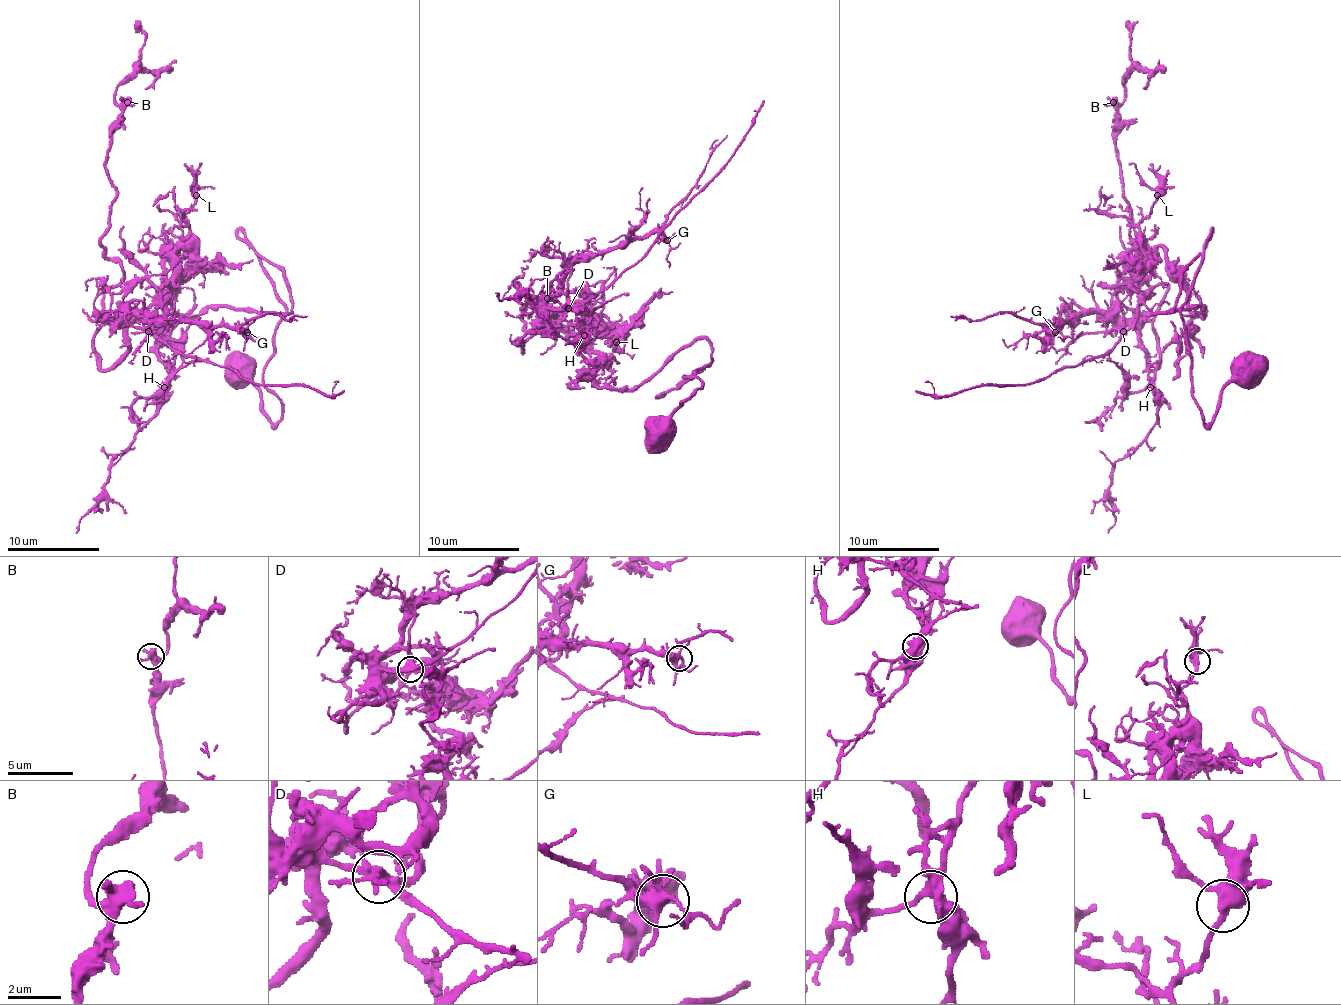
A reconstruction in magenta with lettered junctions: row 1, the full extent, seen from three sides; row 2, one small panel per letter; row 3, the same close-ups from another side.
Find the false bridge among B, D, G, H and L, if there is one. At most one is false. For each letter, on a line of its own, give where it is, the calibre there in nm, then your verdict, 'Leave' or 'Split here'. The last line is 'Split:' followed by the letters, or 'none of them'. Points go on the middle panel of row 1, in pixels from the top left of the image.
B: Place: (547, 298). Thickness 360 nm. Leave
D: Place: (568, 308). Thickness 360 nm. Split here
G: Place: (667, 240). Thickness 380 nm. Leave
H: Place: (584, 335). Thickness 400 nm. Leave
L: Place: (616, 342). Thickness 340 nm. Leave
Split: D

